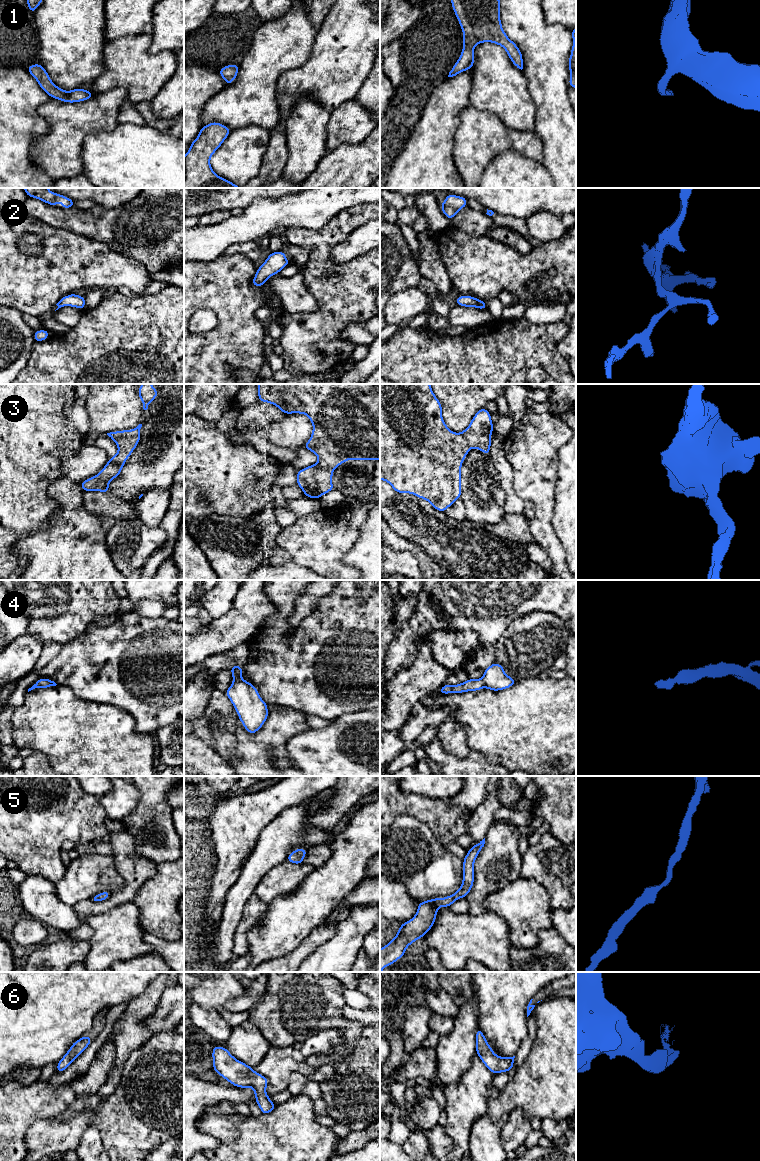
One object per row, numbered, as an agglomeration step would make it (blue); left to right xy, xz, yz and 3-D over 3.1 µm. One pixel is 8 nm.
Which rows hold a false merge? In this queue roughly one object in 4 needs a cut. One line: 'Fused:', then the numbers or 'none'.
Fused: none

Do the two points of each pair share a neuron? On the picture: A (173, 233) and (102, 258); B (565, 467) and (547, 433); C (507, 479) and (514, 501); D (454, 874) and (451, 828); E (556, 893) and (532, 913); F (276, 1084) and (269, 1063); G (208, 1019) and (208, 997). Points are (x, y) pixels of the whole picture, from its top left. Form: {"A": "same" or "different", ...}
{"A": "different", "B": "different", "C": "same", "D": "different", "E": "different", "F": "same", "G": "different"}

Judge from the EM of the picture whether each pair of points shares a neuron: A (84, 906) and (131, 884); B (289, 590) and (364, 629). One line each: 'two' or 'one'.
A: one
B: one

